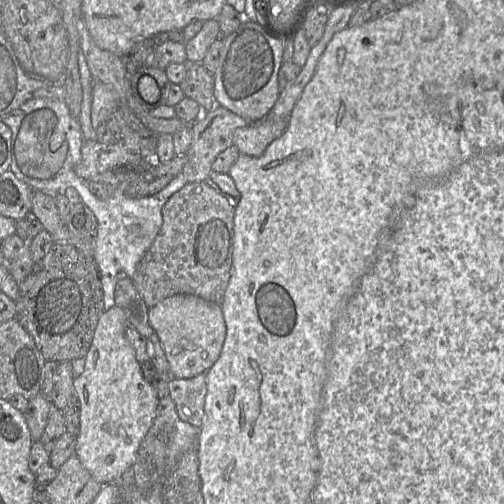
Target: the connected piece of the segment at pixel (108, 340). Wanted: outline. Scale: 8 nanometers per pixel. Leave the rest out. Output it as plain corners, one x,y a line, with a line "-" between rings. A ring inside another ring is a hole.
114,305
111,309
104,312
95,330
92,345
85,357
84,371
79,377
75,378
73,382
74,393
78,396
80,402
80,430
78,435
76,436
75,455
79,458
84,468
92,475
92,477
101,484
119,482
124,472
134,465
137,459
139,447
148,430
153,424
153,421
156,417
157,406
159,404
159,397
157,395
157,392
152,387
150,382
148,382
144,378
141,371
141,364
136,359
135,350
126,337
127,326
128,321
125,312
119,306

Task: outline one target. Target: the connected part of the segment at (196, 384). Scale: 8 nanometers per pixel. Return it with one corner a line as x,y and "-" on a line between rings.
206,372
193,378
170,380
169,396
176,406
179,418
199,429
204,424
206,393

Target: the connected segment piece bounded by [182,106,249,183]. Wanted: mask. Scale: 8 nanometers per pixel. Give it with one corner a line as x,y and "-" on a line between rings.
215,106
213,110
197,117
193,124
190,125
192,130
192,143
186,154
187,162
182,170
182,174
184,174
187,183
205,181
210,175
212,165
218,155
234,145
233,136
235,130
245,127
248,124
248,121
221,106

